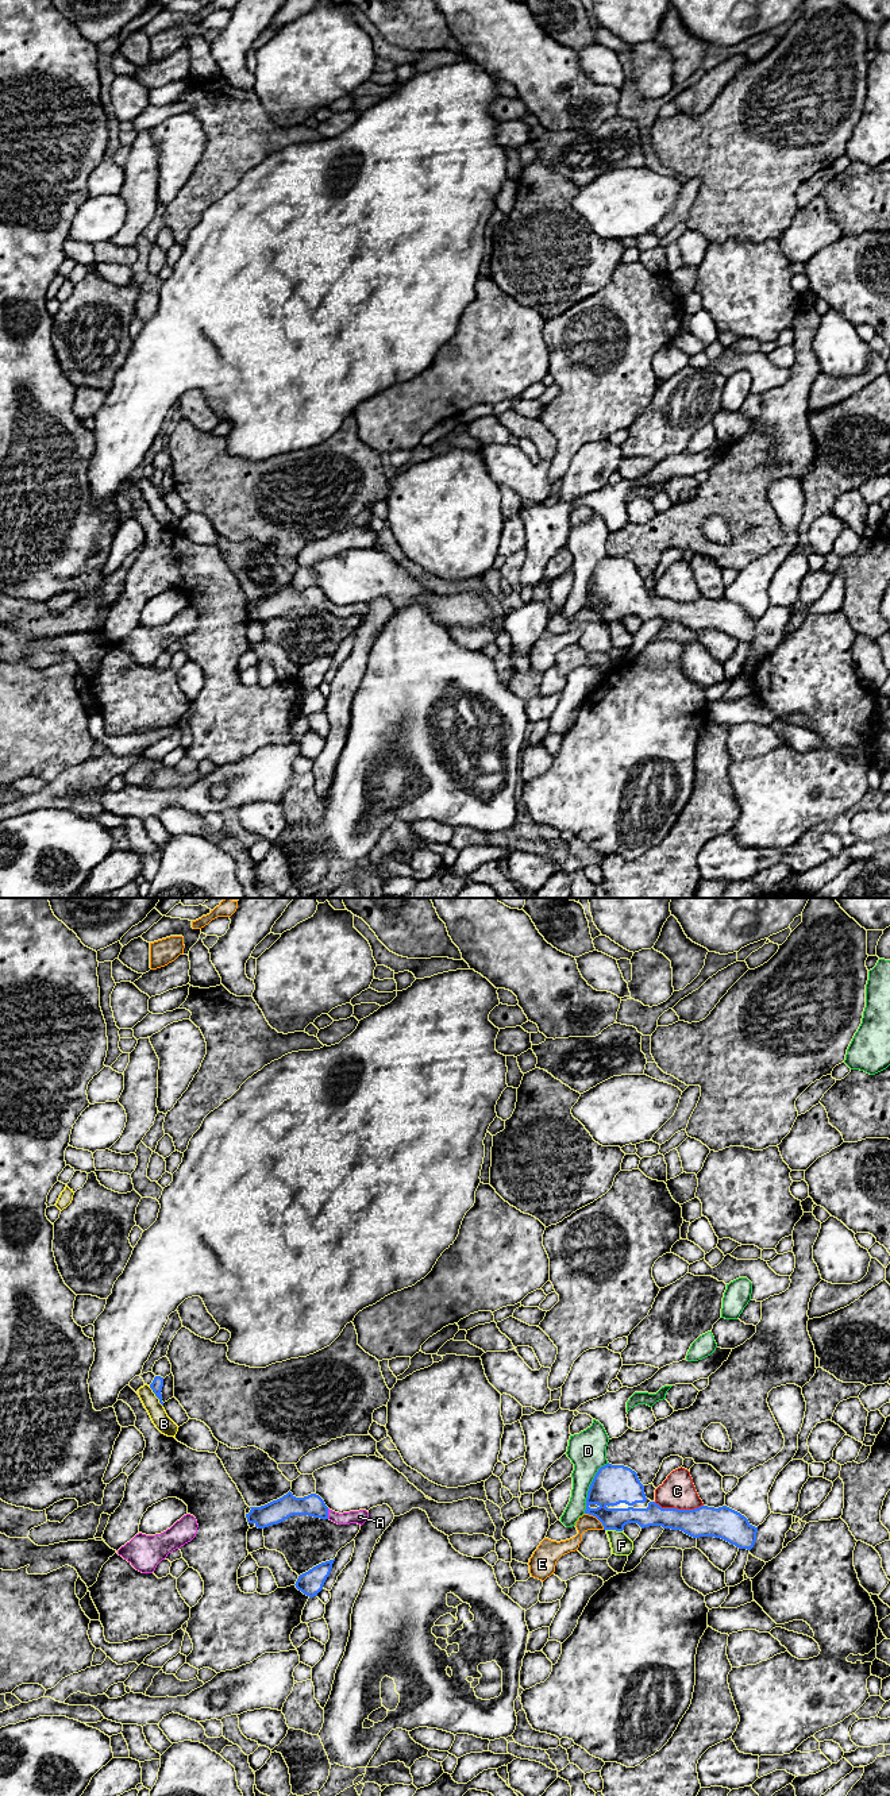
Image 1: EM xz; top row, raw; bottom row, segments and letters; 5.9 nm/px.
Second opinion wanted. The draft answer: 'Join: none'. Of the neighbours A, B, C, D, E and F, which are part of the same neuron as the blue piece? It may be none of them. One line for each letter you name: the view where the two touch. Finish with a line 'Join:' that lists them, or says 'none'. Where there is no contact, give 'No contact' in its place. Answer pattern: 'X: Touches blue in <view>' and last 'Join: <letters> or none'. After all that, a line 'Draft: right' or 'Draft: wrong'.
Join: none
Draft: right

